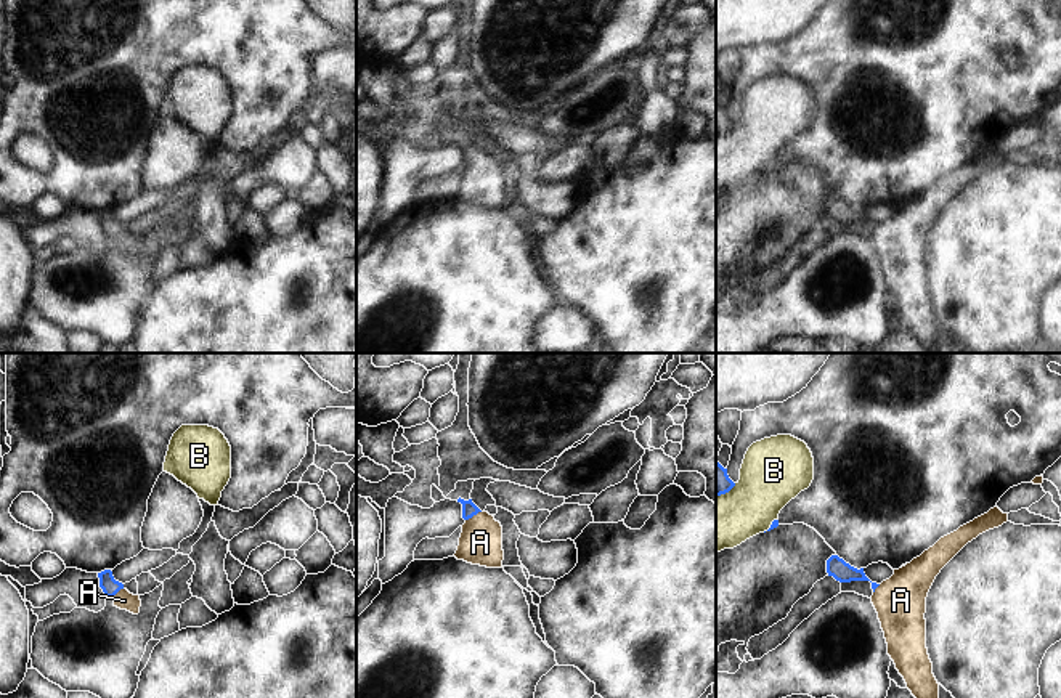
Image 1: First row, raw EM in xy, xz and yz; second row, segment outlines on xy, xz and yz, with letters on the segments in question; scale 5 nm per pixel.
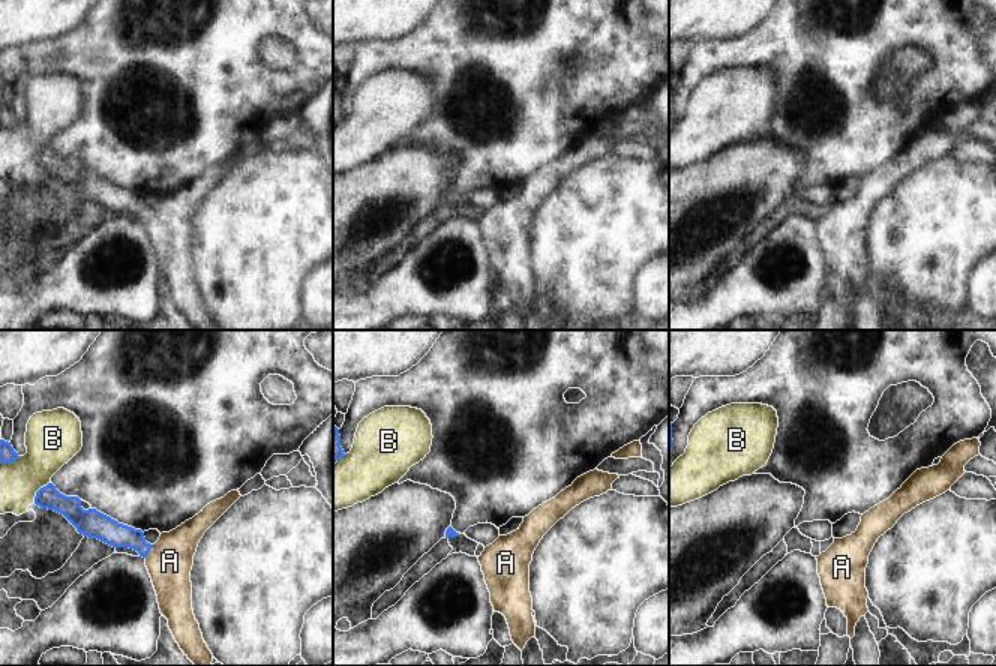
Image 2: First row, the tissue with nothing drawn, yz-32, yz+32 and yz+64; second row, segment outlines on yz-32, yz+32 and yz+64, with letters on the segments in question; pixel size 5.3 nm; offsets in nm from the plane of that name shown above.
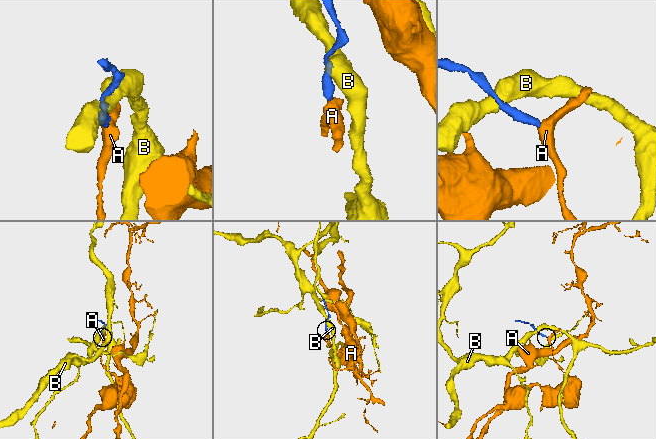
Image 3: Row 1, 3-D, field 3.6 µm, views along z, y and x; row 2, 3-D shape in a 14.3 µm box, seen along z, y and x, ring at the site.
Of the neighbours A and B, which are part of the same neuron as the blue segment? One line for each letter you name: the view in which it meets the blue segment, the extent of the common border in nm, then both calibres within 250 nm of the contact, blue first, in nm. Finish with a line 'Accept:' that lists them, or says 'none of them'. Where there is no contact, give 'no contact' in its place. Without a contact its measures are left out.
A: meets blue in xz; contact 90 nm long; 80 nm thick on the blue side, 220 nm on the other
Accept: A

